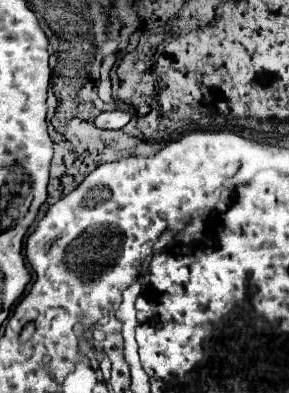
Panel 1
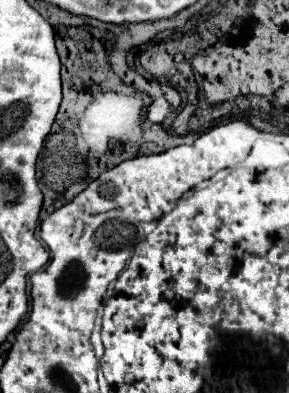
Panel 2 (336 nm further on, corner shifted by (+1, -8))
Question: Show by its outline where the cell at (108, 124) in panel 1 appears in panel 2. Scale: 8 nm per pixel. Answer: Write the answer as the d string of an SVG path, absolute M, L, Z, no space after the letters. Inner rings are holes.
M158 98L158 100L154 100L150 104L150 110L146 110L146 120L150 120L150 122L162 122L168 112L170 112L168 102L162 100L162 98Z

